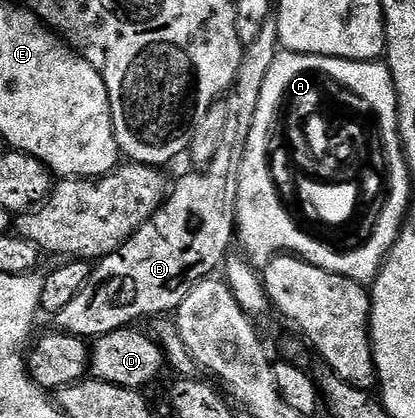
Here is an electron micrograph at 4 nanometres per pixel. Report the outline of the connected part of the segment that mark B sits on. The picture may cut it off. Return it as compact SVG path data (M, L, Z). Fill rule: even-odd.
M268 19L261 27L257 39L253 39L253 43L245 46L237 79L231 84L231 92L225 98L229 116L225 122L221 147L217 147L217 155L206 167L191 171L195 173L185 174L176 185L174 182L163 206L121 248L102 258L92 268L91 278L87 280L77 299L73 299L68 306L61 307L61 311L54 314L54 328L58 332L94 339L101 335L109 335L109 331L134 326L142 317L155 319L160 315L174 314L185 299L185 295L189 295L191 287L198 281L210 278L214 274L211 272L226 262L232 252L231 241L233 245L237 237L237 191L241 179L241 163L245 159L245 147L249 147L249 131L253 131L253 119L257 119L257 103L261 103L261 86L269 76L269 67L273 67L273 59L277 59L280 52L277 23L274 19Z

